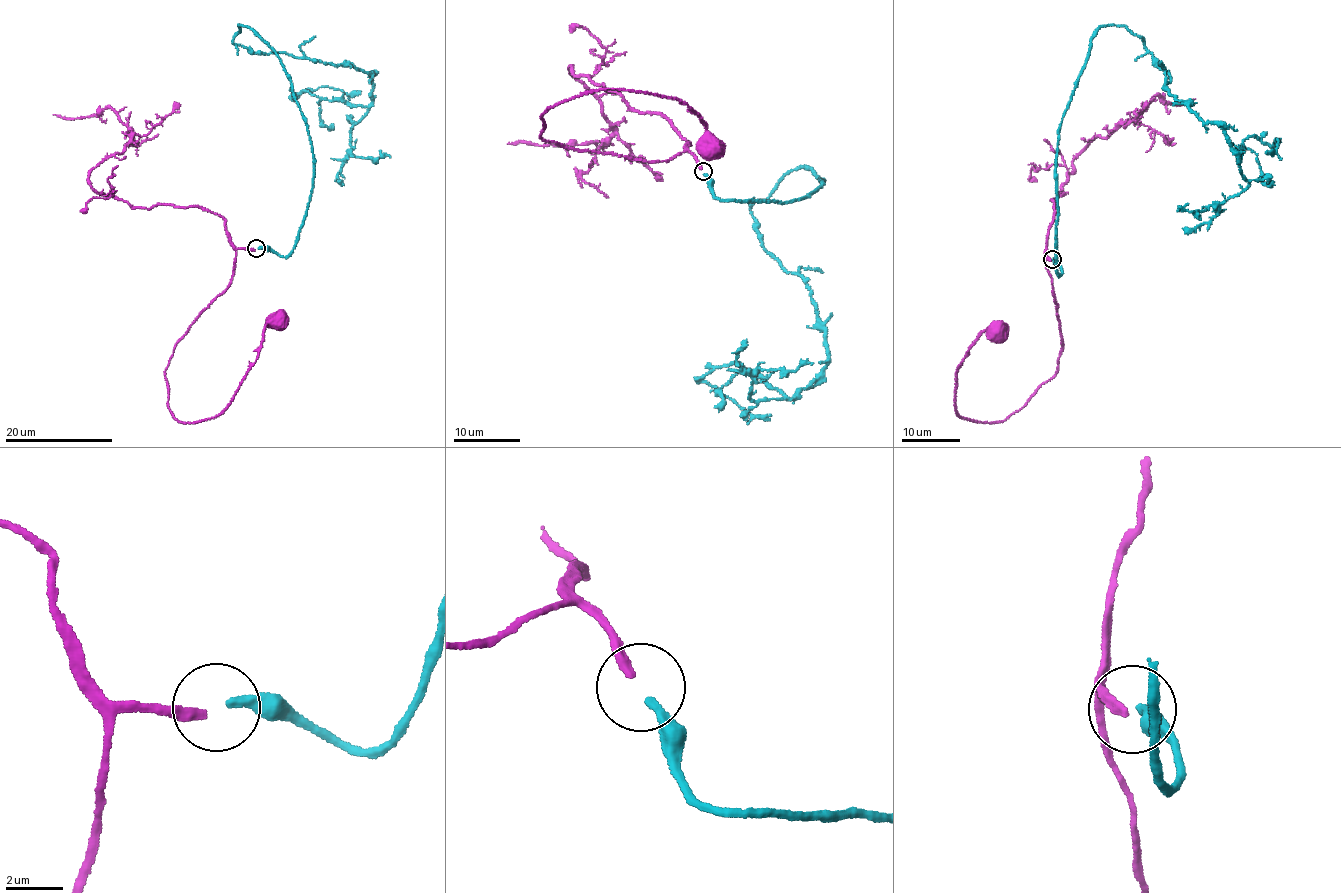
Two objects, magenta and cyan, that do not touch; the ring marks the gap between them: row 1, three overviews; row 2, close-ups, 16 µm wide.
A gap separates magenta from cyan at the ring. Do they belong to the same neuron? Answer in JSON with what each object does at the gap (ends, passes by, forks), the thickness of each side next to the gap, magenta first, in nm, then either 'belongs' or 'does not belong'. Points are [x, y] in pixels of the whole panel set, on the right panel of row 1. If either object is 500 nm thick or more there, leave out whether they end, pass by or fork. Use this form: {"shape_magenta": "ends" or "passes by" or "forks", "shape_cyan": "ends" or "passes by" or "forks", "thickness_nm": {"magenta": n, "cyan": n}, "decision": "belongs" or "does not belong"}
{"shape_magenta": "ends", "shape_cyan": "ends", "thickness_nm": {"magenta": 320, "cyan": 280}, "decision": "does not belong"}

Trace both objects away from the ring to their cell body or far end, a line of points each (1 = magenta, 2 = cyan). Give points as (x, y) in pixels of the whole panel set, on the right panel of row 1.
1: (1050, 260), (1057, 371), (1006, 418), (962, 419), (960, 363), (982, 332), (995, 336)
2: (1053, 259), (1060, 275), (1058, 129), (1096, 31), (1140, 36), (1239, 161), (1254, 135), (1266, 150)

